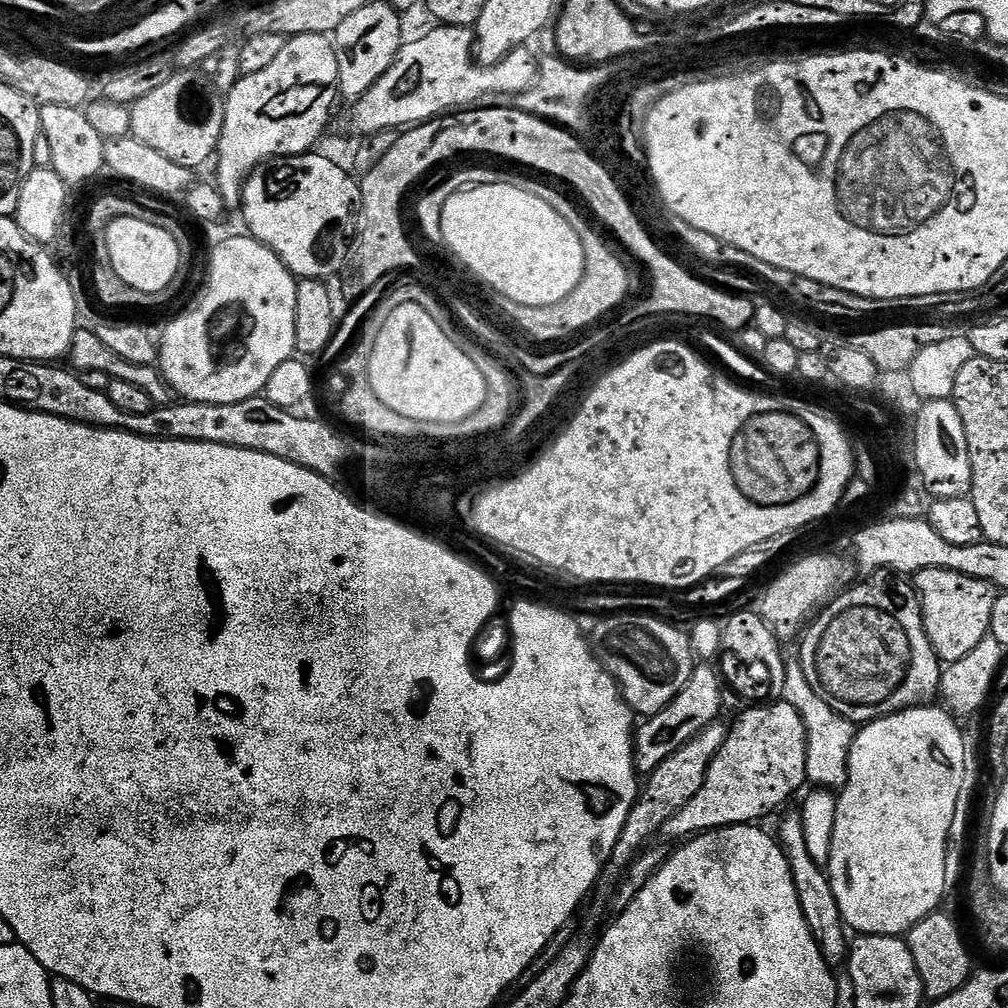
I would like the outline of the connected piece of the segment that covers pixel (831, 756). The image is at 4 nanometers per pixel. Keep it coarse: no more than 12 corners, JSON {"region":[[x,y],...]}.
{"region":[[785,651],[783,703],[806,726],[807,783],[839,790],[857,725],[810,686]]}

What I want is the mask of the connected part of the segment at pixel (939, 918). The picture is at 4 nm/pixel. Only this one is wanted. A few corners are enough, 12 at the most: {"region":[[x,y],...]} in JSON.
{"region":[[937,910],[906,934],[925,997],[974,975],[960,928]]}

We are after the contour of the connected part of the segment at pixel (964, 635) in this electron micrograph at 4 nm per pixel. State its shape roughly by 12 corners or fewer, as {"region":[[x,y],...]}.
{"region":[[954,570],[915,573],[945,665],[991,633],[998,589]]}

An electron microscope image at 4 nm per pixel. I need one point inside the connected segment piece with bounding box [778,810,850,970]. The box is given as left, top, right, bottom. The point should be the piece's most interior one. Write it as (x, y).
(815, 895)

